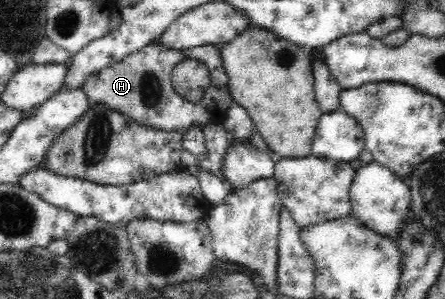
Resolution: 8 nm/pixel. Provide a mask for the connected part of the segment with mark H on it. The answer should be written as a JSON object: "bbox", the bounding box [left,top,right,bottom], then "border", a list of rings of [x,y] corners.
{"bbox":[82,44,234,135],"border":[[[149,44],[137,52],[128,54],[115,65],[91,75],[83,83],[82,92],[88,96],[91,106],[101,104],[114,112],[124,114],[140,126],[151,126],[154,130],[179,132],[185,135],[192,127],[204,129],[207,125],[224,124],[229,108],[234,104],[228,94],[205,94],[203,106],[191,103],[174,92],[171,84],[171,70],[177,62],[197,59],[209,69],[214,84],[226,85],[225,71],[219,57],[219,46],[207,45],[194,49],[171,50],[161,45]]]}

